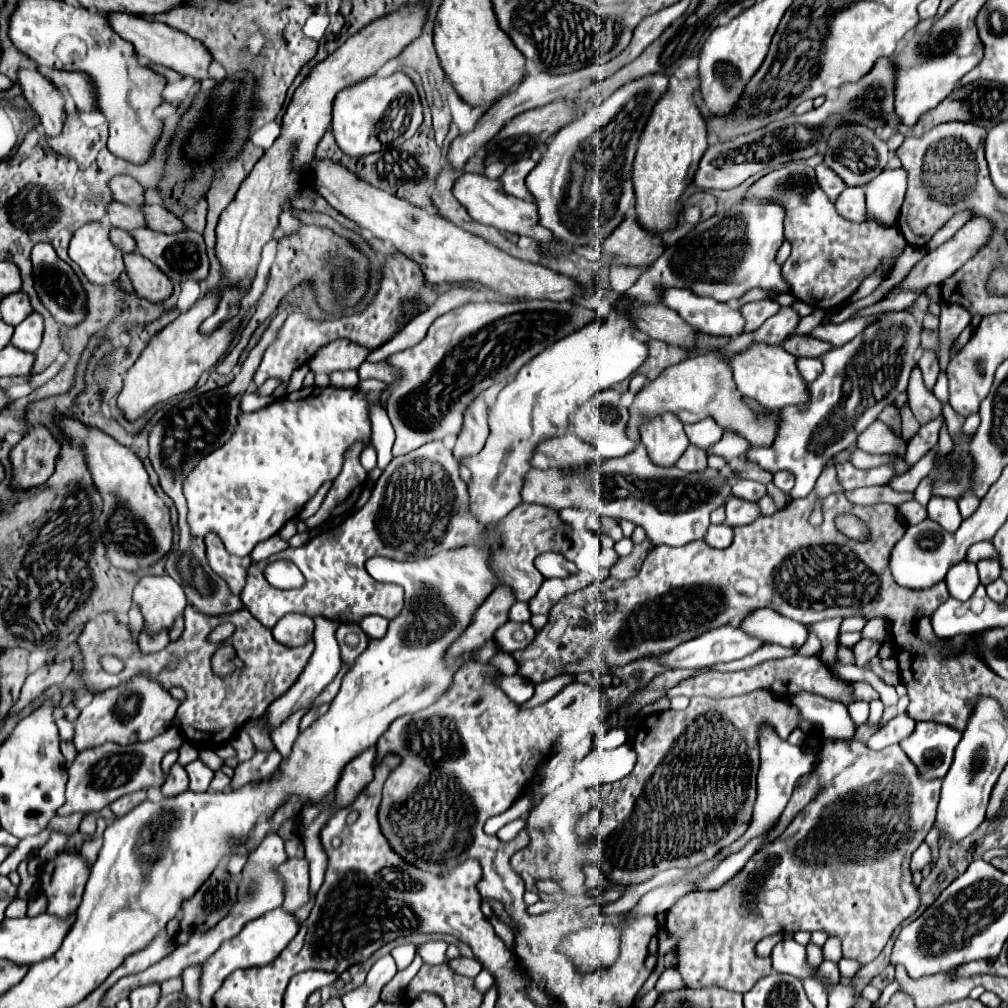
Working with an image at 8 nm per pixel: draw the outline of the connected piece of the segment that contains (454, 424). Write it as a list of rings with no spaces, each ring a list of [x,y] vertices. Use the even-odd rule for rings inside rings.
[[[570,300],[470,302],[440,316],[420,344],[388,358],[404,374],[388,398],[388,418],[396,432],[392,454],[402,456],[426,442],[458,434],[464,410],[480,392],[516,374],[552,342],[594,322],[600,322],[596,310]]]

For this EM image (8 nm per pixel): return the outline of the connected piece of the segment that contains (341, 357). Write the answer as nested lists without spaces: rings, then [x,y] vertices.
[[[336,340],[324,344],[324,348],[316,352],[314,360],[308,362],[308,368],[314,372],[314,384],[328,386],[332,372],[356,370],[368,354],[368,348],[360,348],[360,344],[352,344],[350,340]]]

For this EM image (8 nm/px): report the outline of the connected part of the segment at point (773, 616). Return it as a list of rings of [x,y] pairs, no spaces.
[[[768,608],[752,612],[742,622],[742,630],[768,644],[780,644],[786,648],[800,648],[808,640],[808,628],[804,624],[792,622]]]

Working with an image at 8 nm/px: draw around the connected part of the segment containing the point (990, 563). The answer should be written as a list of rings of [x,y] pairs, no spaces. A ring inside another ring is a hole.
[[[986,558],[978,562],[978,574],[980,574],[980,582],[986,586],[990,582],[994,582],[1000,576],[1000,564],[996,558]]]

